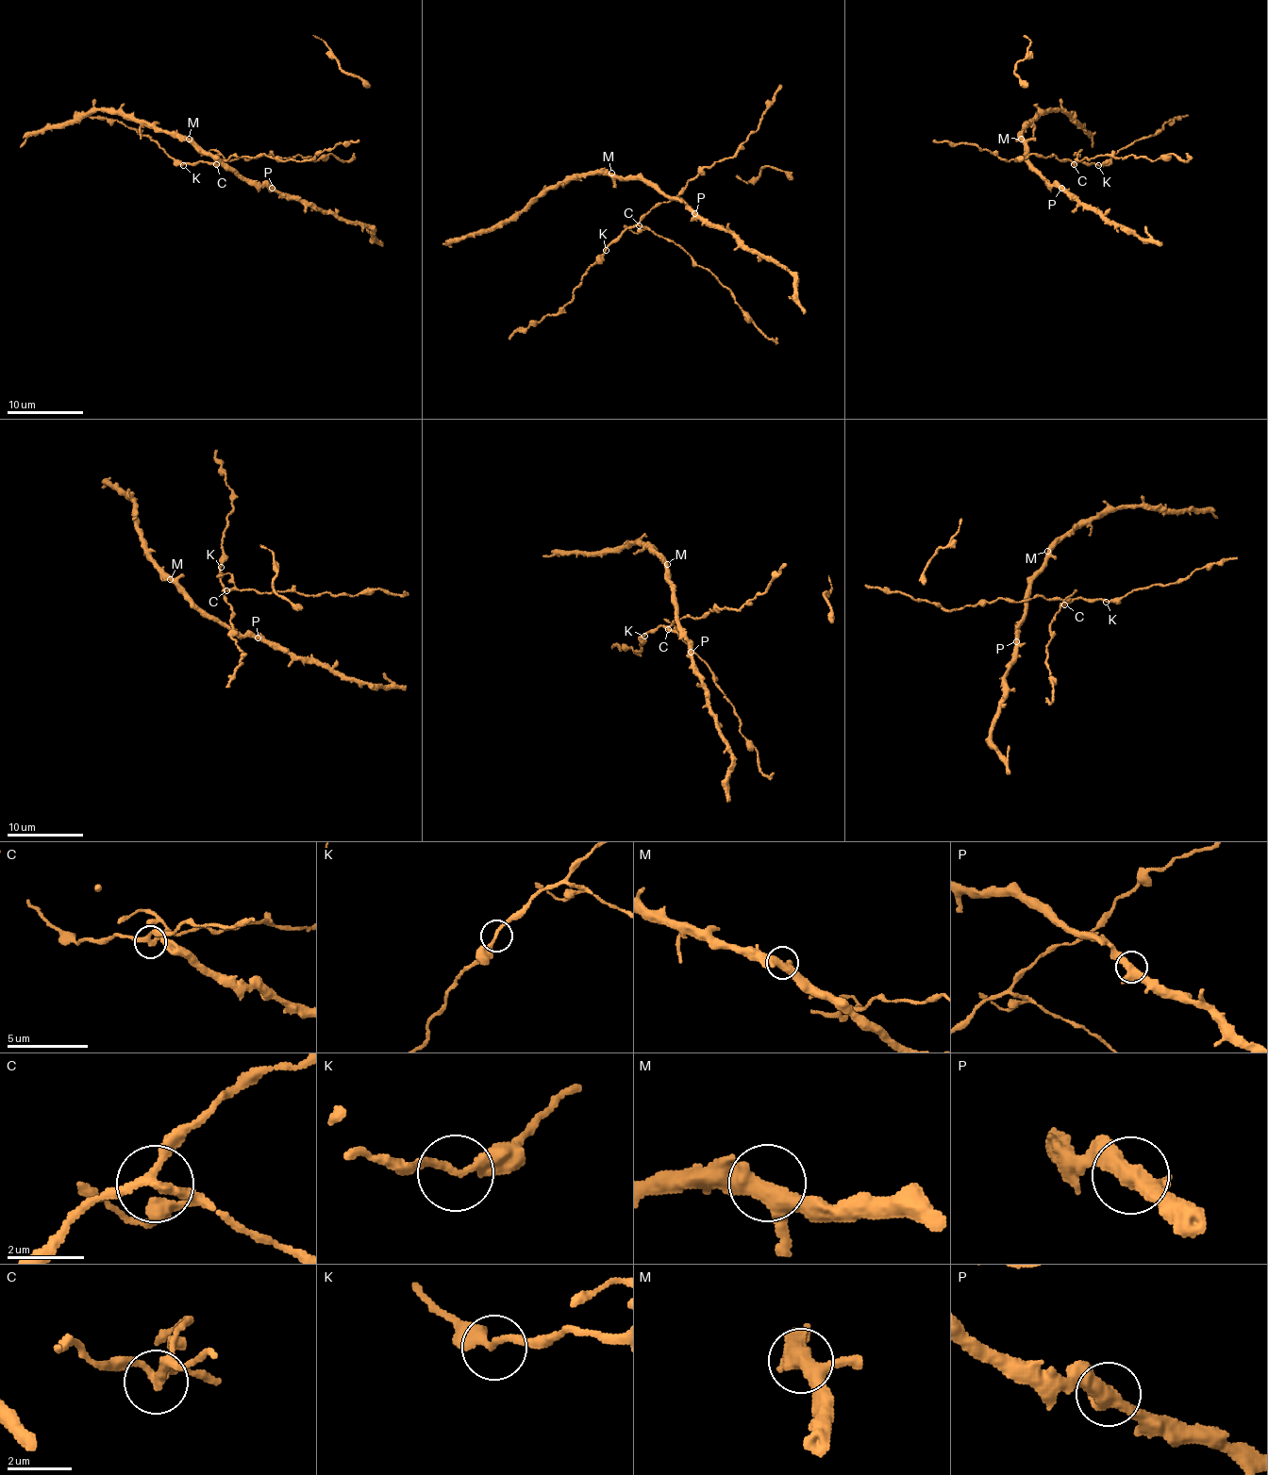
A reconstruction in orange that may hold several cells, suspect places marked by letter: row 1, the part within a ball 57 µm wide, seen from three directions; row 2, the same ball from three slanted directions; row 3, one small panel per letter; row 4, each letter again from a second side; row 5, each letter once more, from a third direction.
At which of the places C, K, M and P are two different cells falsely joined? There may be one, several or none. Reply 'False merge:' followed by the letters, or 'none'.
False merge: C

